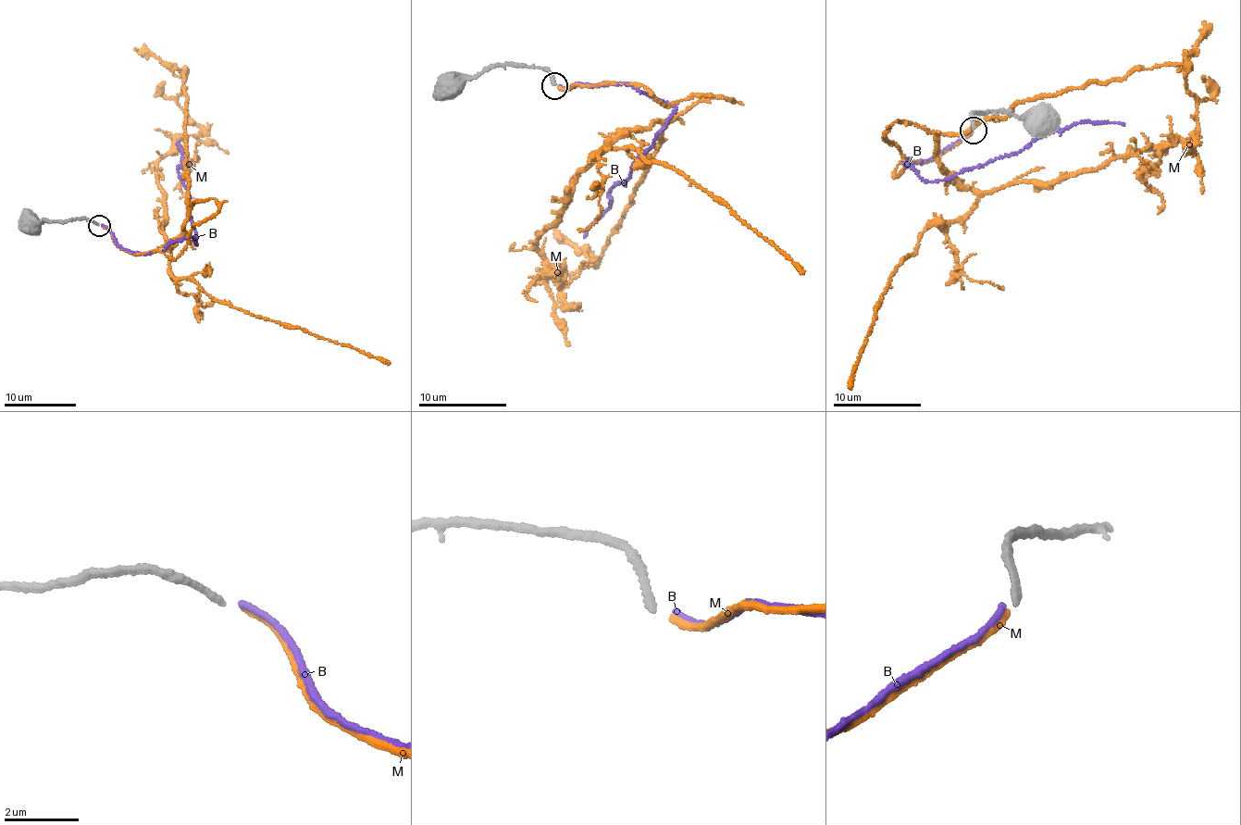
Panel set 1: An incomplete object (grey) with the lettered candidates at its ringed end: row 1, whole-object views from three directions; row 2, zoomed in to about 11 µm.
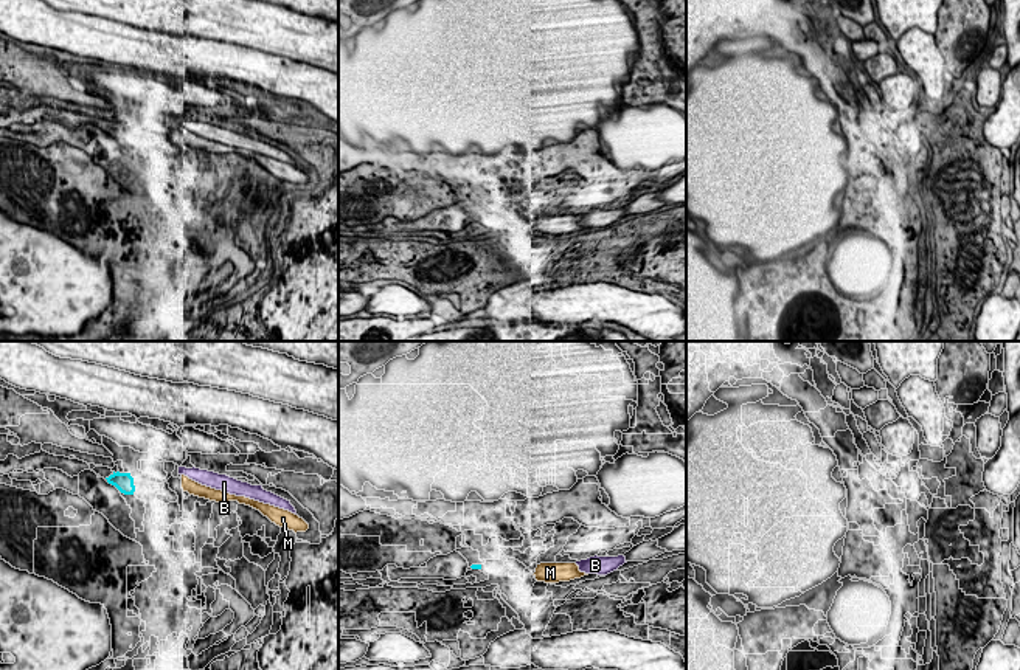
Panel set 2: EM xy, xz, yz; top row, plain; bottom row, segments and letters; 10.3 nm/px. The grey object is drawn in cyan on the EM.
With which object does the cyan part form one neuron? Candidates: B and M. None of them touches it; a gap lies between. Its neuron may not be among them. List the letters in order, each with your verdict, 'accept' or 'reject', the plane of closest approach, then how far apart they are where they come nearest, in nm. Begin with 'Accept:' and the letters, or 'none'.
Accept: M
B: reject | xy | 480 nm
M: accept | xy | 500 nm

